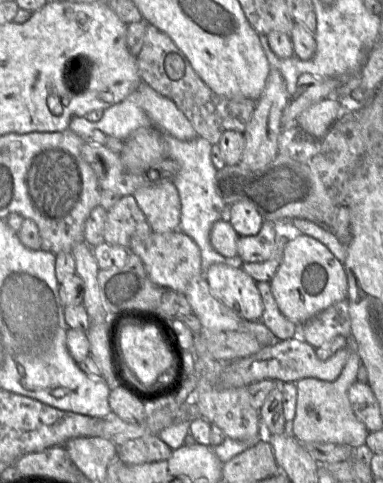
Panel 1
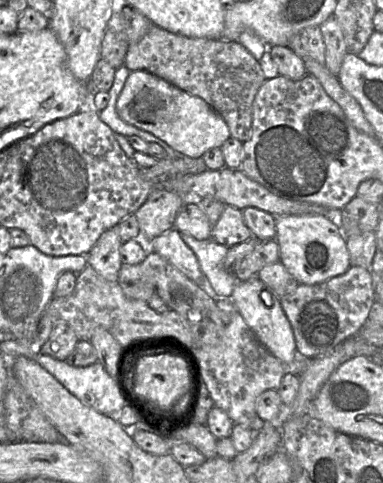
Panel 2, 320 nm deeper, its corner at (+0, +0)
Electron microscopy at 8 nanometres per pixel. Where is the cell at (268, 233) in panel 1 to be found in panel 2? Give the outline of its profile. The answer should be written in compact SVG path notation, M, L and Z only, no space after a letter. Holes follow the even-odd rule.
M226 205L221 216L213 224L211 238L217 243L231 247L253 237L245 225L242 210Z

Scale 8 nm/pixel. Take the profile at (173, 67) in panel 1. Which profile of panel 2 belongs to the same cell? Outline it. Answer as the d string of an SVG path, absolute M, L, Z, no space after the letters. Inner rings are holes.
M152 24L143 37L129 43L124 65L130 71L150 72L202 98L222 116L230 136L241 142L250 138L253 101L266 78L259 61L238 41L188 37Z

